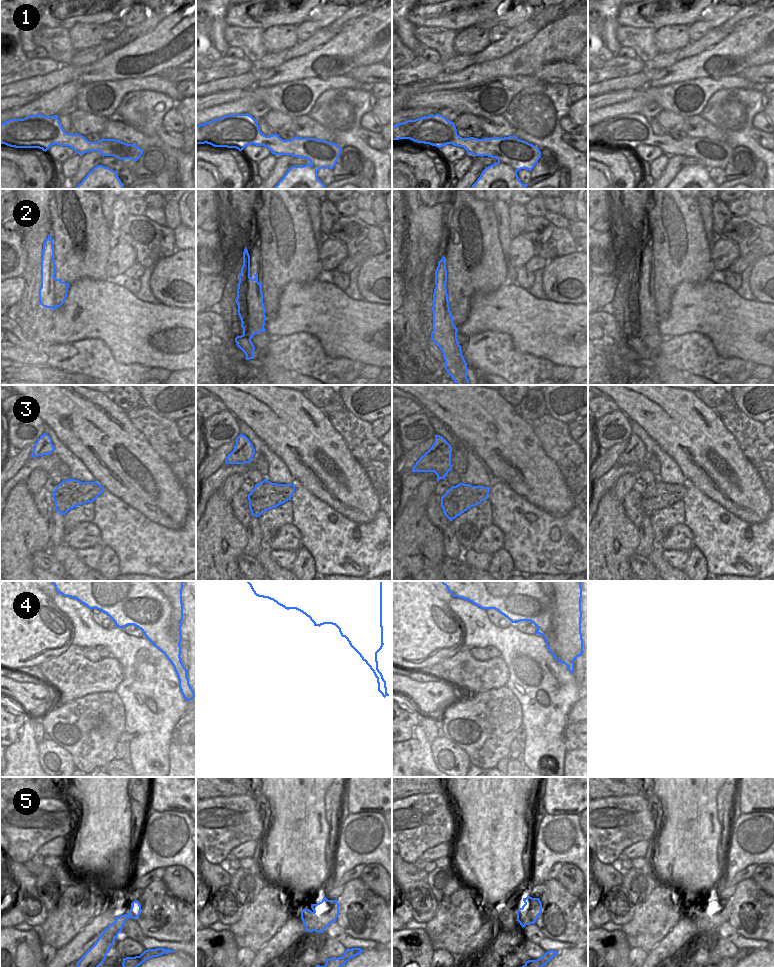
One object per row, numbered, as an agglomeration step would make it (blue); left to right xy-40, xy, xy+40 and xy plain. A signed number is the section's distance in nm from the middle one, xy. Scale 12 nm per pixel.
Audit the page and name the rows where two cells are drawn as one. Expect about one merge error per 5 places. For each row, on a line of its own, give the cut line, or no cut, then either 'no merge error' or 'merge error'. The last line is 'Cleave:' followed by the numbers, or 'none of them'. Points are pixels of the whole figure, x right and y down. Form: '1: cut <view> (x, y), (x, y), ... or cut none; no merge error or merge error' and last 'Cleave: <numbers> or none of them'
1: cut xy+40 (491, 156), (505, 147), (520, 147), (539, 157); merge error
2: cut none; no merge error
3: cut none; no merge error
4: cut xy-40 (149, 581), (172, 606), (170, 633), (150, 641); merge error
5: cut xy-40 (122, 915), (128, 918); merge error
Cleave: 1, 4, 5

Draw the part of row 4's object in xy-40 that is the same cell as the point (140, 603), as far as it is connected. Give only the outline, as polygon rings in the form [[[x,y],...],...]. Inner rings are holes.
[[[52,581],[52,583],[54,584],[56,591],[63,596],[74,598],[86,605],[89,609],[98,609],[106,613],[115,622],[117,628],[123,629],[128,625],[134,625],[142,630],[149,641],[151,641],[152,637],[158,639],[161,636],[170,635],[170,629],[173,623],[173,606],[170,600],[151,581]]]

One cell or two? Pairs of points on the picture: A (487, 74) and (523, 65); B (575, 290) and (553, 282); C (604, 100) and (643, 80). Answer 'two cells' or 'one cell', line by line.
A: one cell
B: one cell
C: two cells

